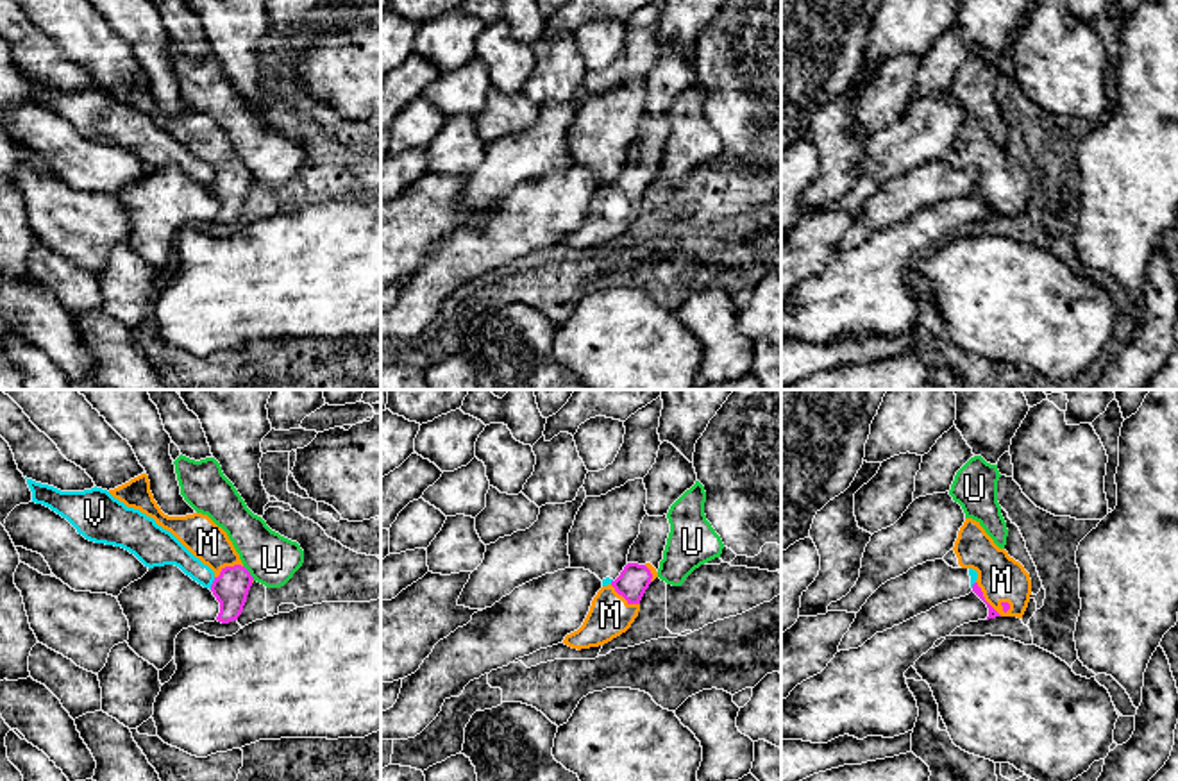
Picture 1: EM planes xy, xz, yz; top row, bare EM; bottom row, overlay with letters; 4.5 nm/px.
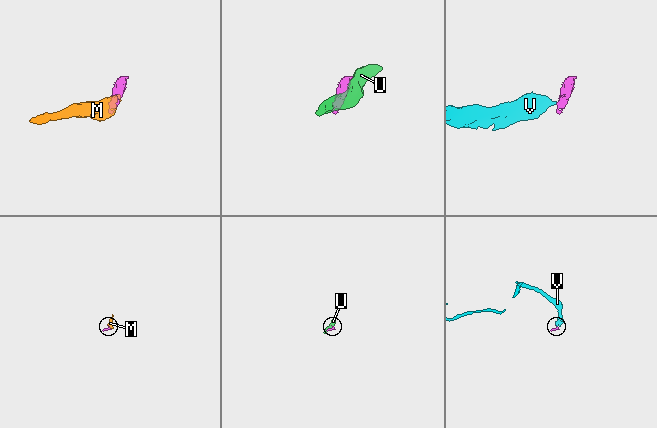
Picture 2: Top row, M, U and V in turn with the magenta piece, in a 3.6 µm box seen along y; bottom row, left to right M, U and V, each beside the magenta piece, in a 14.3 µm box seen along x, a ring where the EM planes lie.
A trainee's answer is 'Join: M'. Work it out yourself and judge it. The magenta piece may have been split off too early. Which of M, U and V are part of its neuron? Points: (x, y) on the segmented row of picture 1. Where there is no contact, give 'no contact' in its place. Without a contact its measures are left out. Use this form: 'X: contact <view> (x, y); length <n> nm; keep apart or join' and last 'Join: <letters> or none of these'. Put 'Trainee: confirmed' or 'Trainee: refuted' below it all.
M: contact yz (984, 599); length 200 nm; join
U: contact xy (249, 572); length 90 nm; keep apart
V: contact xy (213, 583); length 60 nm; keep apart
Join: M
Trainee: confirmed

